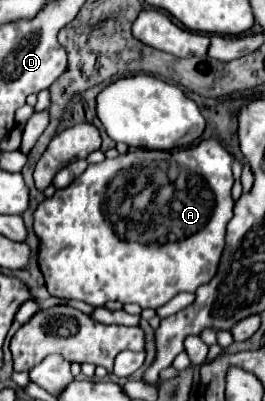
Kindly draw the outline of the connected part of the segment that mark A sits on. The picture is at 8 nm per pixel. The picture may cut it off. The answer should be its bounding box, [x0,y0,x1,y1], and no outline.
[35,140,233,308]

